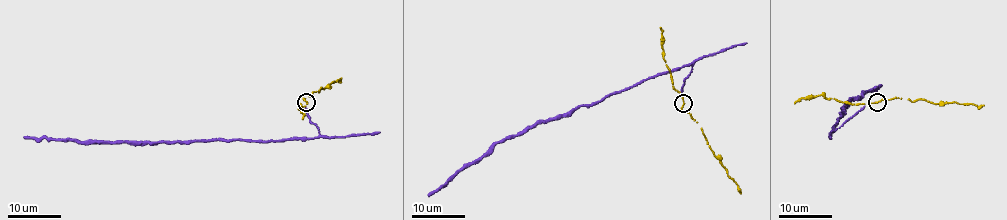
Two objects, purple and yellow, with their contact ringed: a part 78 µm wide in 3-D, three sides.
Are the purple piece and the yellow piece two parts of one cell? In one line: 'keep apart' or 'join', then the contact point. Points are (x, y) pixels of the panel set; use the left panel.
keep apart; place (306, 102)

